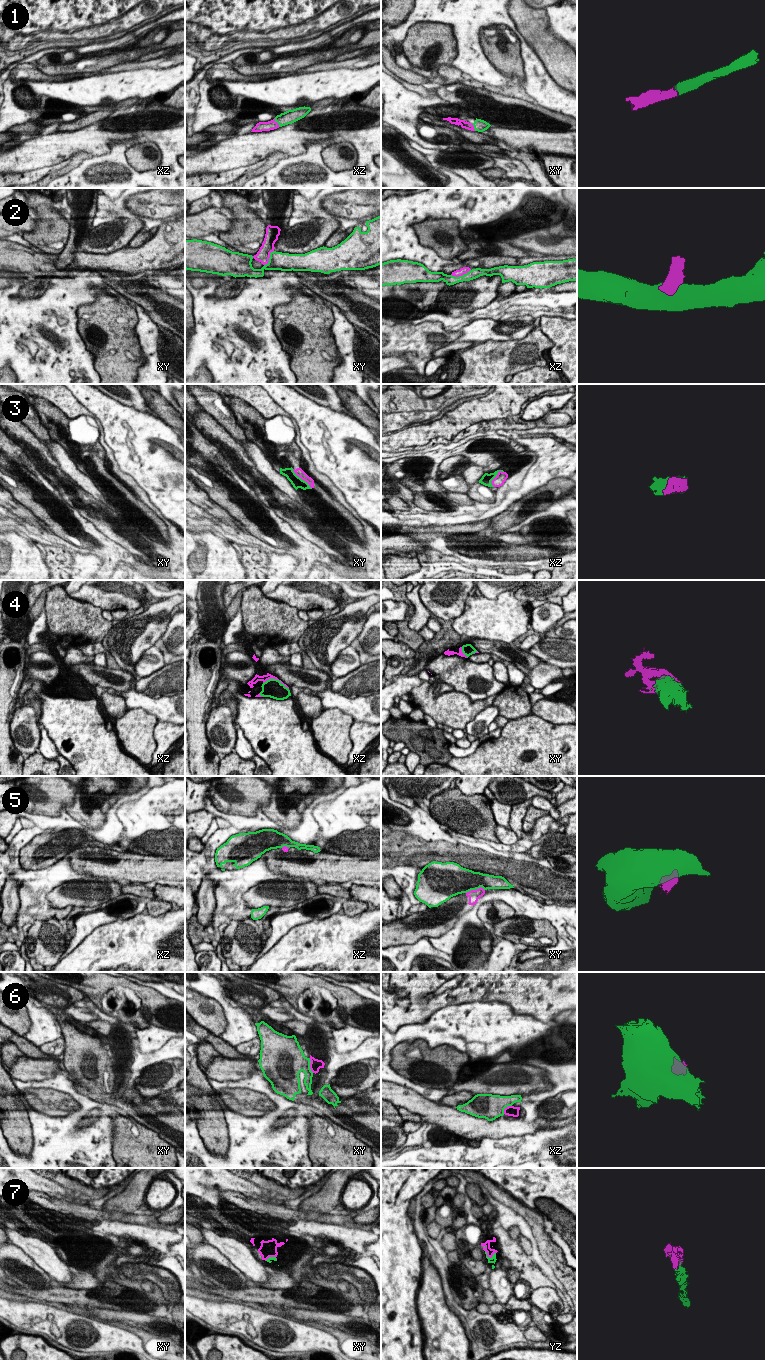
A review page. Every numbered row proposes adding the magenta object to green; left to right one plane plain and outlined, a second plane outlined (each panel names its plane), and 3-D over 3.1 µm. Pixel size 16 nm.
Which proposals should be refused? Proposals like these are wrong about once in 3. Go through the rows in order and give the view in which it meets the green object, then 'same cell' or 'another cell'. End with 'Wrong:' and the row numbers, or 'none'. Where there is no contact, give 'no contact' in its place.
1: meets green in xz; same cell
2: meets green in xz; another cell
3: meets green in xy; same cell
4: meets green in xz; same cell
5: meets green in xy; another cell
6: meets green in xy; another cell
7: meets green in yz; same cell
Wrong: 2, 5, 6

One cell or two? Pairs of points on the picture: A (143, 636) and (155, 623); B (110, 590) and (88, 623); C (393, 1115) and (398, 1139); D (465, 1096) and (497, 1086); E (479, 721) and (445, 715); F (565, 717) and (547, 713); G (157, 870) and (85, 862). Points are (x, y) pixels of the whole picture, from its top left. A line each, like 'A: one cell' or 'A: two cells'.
A: one cell
B: two cells
C: one cell
D: two cells
E: two cells
F: one cell
G: one cell

